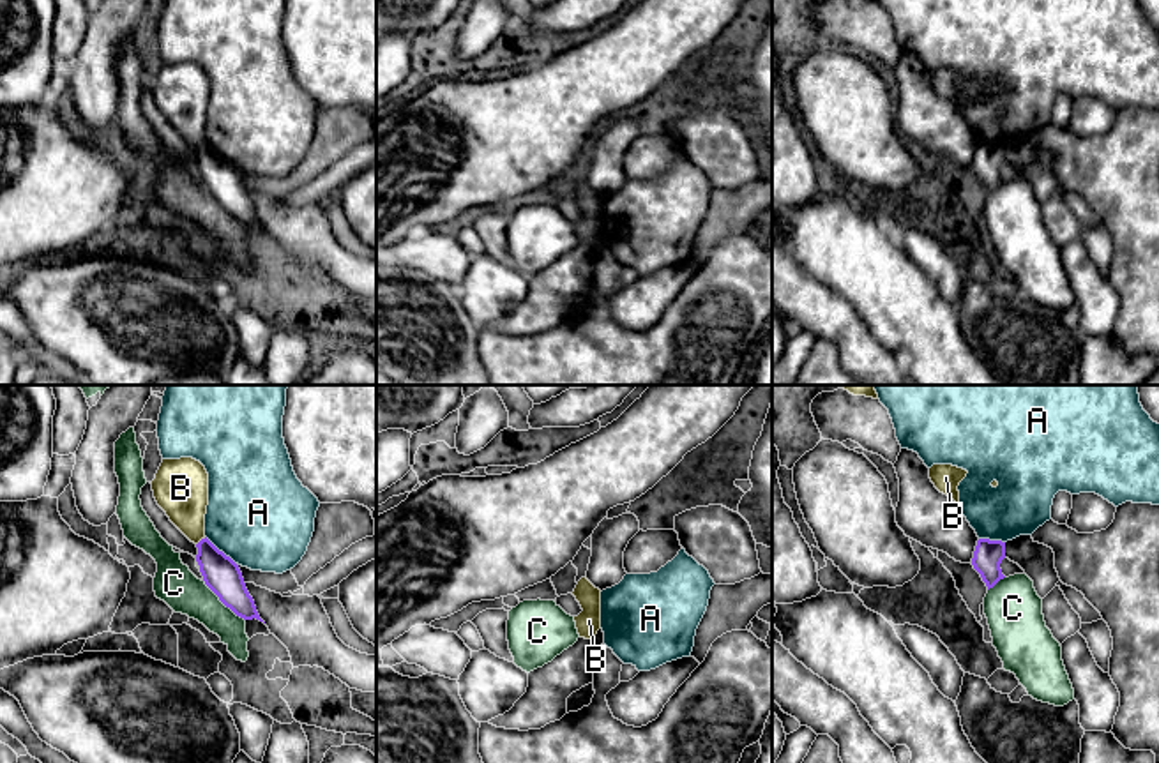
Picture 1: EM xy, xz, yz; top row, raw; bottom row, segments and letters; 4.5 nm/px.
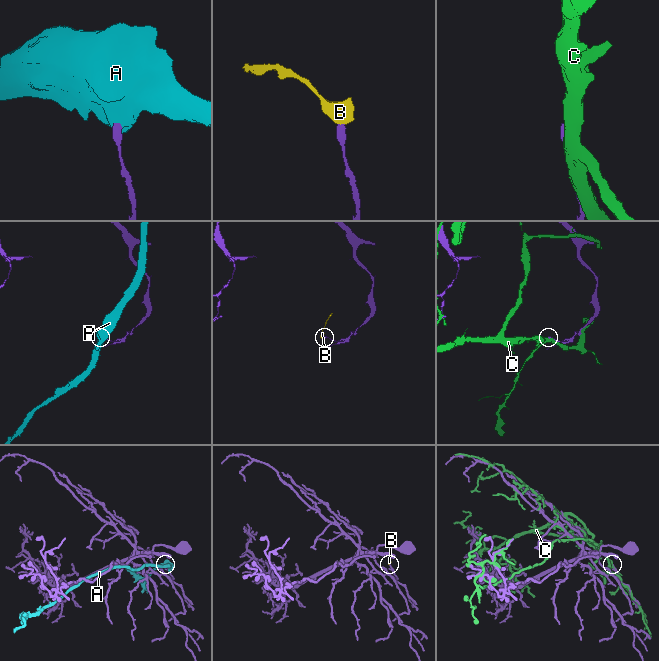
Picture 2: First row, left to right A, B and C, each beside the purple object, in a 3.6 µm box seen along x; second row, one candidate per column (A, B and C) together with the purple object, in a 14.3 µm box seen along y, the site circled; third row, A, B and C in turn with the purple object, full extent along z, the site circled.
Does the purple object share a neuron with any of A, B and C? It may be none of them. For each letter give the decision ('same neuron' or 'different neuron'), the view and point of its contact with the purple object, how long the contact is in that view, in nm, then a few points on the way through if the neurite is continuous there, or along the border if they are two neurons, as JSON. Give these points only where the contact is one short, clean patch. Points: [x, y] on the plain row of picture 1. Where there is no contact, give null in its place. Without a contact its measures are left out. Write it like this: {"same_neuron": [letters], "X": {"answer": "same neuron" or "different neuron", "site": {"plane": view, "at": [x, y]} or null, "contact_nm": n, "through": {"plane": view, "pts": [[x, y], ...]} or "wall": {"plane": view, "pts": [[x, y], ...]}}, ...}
{"same_neuron": [], "A": {"answer": "different neuron", "site": {"plane": "xy", "at": [221, 156]}, "contact_nm": 190, "wall": {"plane": "xy", "pts": [[205, 140], [235, 168]]}}, "B": {"answer": "different neuron", "site": {"plane": "xy", "at": [200, 145]}, "contact_nm": 60, "wall": {"plane": "xy", "pts": [[205, 142], [196, 149]]}}, "C": {"answer": "different neuron", "site": {"plane": "xy", "at": [223, 207]}, "contact_nm": 260}}

